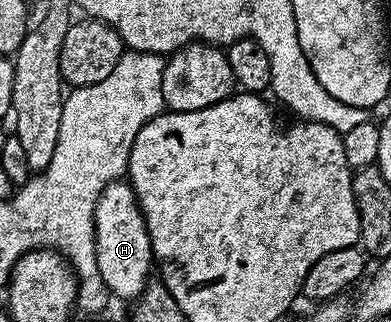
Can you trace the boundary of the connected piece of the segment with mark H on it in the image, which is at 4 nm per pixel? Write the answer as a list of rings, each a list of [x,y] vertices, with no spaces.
[[[112,181],[106,190],[99,196],[98,206],[95,207],[95,252],[98,254],[99,273],[106,282],[109,293],[113,297],[129,298],[134,300],[140,296],[148,283],[151,274],[150,266],[153,267],[152,243],[149,240],[149,232],[146,230],[144,215],[141,214],[137,204],[137,198],[127,181]]]

